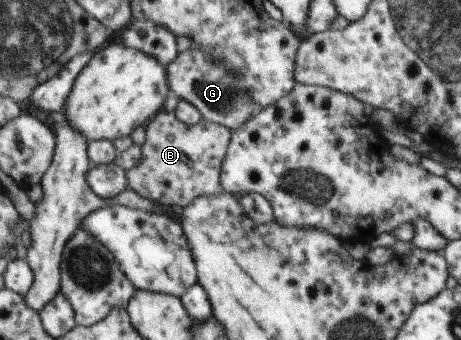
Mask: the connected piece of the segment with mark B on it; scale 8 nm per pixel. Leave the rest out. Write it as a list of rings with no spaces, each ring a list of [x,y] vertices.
[[[160,111],[148,121],[148,124],[145,124],[144,128],[145,140],[140,146],[141,161],[135,167],[125,171],[125,179],[130,189],[158,205],[181,207],[188,206],[199,196],[215,195],[222,191],[219,175],[227,148],[230,146],[228,136],[231,136],[224,125],[220,126],[202,118],[196,124],[185,125],[174,116],[172,111]]]

